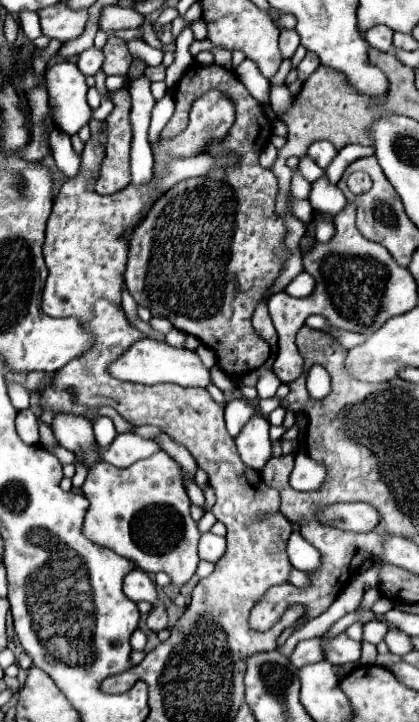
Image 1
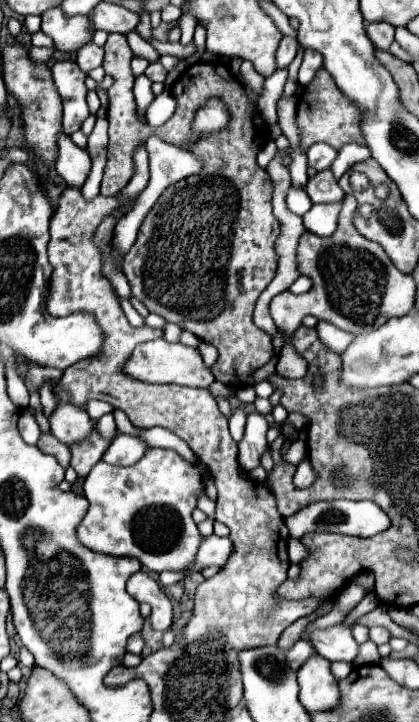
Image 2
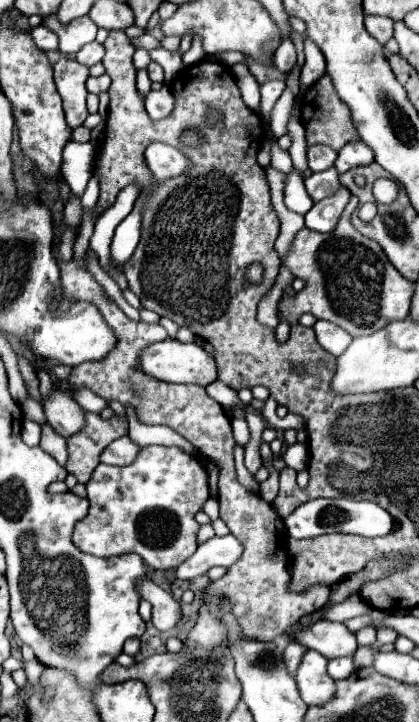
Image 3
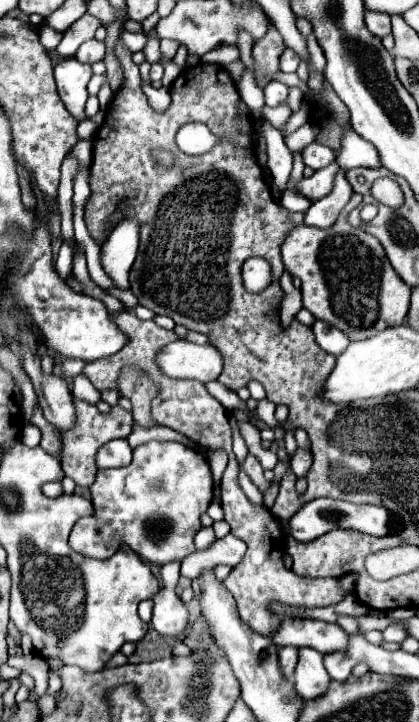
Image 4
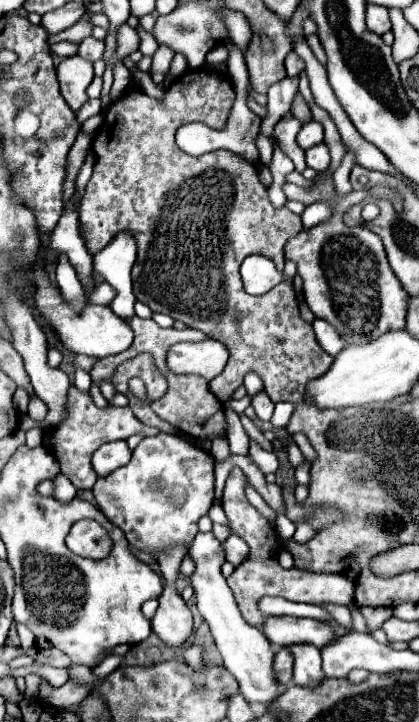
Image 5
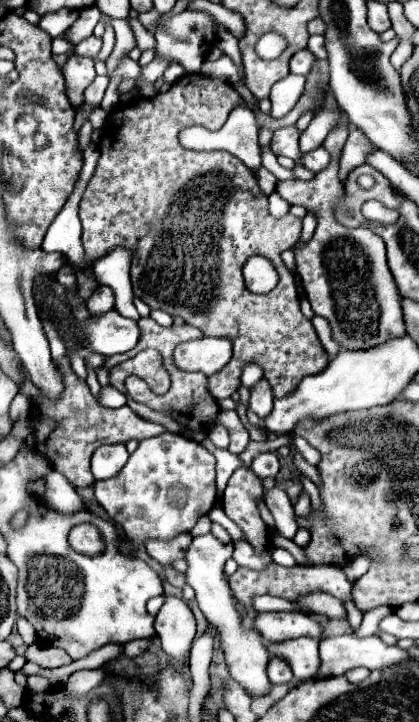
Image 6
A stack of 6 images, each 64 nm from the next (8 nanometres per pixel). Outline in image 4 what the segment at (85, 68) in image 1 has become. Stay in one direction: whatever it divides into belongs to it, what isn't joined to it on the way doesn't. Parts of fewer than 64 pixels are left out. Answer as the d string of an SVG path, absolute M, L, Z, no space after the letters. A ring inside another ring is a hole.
M88 40L88 42L84 42L84 44L78 48L76 60L84 62L84 64L94 64L94 62L98 62L98 60L104 60L104 54L106 54L104 42Z

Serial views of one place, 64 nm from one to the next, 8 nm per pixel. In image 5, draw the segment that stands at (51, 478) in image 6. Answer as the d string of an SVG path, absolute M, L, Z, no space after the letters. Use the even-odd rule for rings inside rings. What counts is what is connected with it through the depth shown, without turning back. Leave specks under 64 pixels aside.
M58 474L58 478L52 480L56 490L54 490L54 498L60 500L60 502L70 502L74 496L76 496L76 486L64 476L64 474Z

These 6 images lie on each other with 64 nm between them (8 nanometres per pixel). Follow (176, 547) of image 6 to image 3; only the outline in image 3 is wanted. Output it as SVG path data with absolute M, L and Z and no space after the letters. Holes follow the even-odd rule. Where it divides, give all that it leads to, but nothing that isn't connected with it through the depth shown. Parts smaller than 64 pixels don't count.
M148 578L140 580L140 584L136 586L138 594L142 600L152 604L152 624L160 630L172 630L176 626L176 622L180 620L182 612L180 612L180 604L172 598L170 592L162 590L160 586L156 586L154 582L150 582Z

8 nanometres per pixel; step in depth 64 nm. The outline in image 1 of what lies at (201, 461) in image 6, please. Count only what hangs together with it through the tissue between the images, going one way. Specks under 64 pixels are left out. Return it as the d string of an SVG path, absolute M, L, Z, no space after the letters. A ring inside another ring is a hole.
M156 452L124 470L100 462L90 468L82 492L90 500L84 534L92 542L128 560L130 554L136 554L136 568L162 570L176 588L182 588L194 576L200 560L196 550L200 530L190 516L190 498L182 484L182 472L166 452Z

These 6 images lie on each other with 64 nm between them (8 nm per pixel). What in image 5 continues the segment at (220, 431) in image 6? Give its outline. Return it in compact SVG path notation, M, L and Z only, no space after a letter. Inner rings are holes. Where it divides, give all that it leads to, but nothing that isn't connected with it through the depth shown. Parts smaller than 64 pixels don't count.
M222 438L222 440L214 440L212 442L212 450L210 450L214 462L224 462L228 456L230 456L230 450L228 450L228 440Z

